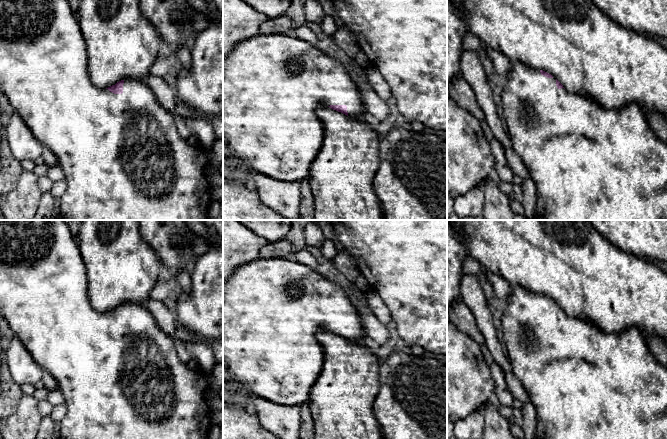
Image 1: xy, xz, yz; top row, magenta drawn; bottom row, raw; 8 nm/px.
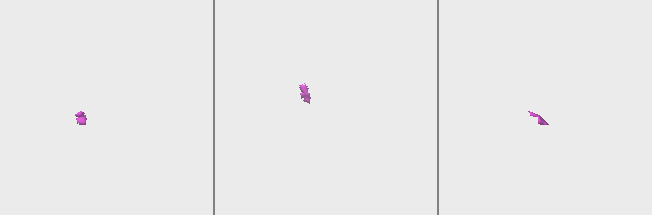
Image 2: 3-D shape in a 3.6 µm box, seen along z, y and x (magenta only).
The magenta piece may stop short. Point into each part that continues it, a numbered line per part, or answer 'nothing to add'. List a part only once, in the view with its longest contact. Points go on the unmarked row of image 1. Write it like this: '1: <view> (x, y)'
1: xy (121, 378)

